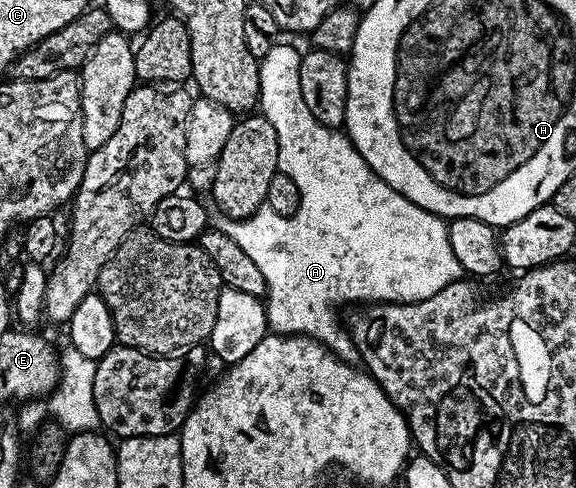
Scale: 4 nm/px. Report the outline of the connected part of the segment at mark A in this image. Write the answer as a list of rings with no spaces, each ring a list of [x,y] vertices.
[[[279,41],[276,45],[272,45],[272,49],[268,49],[268,53],[258,65],[258,72],[260,73],[260,114],[268,121],[272,121],[272,129],[276,129],[278,166],[284,174],[292,177],[292,181],[296,181],[296,189],[300,189],[300,197],[302,198],[300,209],[292,217],[280,217],[280,213],[272,213],[272,209],[264,205],[251,219],[223,218],[222,223],[220,223],[220,230],[228,233],[228,237],[232,237],[232,241],[236,241],[240,245],[240,249],[244,249],[244,253],[248,253],[248,257],[252,257],[252,261],[256,261],[260,273],[264,273],[264,281],[266,282],[264,302],[266,304],[266,321],[269,330],[279,335],[307,335],[309,339],[316,339],[319,343],[323,343],[338,358],[350,361],[356,355],[354,342],[350,340],[347,328],[343,324],[342,327],[338,324],[338,315],[334,312],[337,307],[342,307],[345,303],[354,303],[350,305],[419,303],[436,293],[440,293],[440,289],[444,289],[448,284],[463,278],[464,272],[460,261],[456,261],[456,253],[452,253],[452,245],[448,243],[447,220],[441,215],[434,215],[420,205],[408,201],[408,197],[404,197],[396,189],[392,189],[392,185],[385,183],[368,165],[368,161],[364,161],[364,157],[356,150],[349,135],[341,130],[320,125],[320,121],[316,121],[316,117],[312,117],[312,112],[304,101],[304,93],[300,93],[300,61],[302,57],[303,52],[301,50],[297,51],[292,44],[286,43],[286,41]]]

